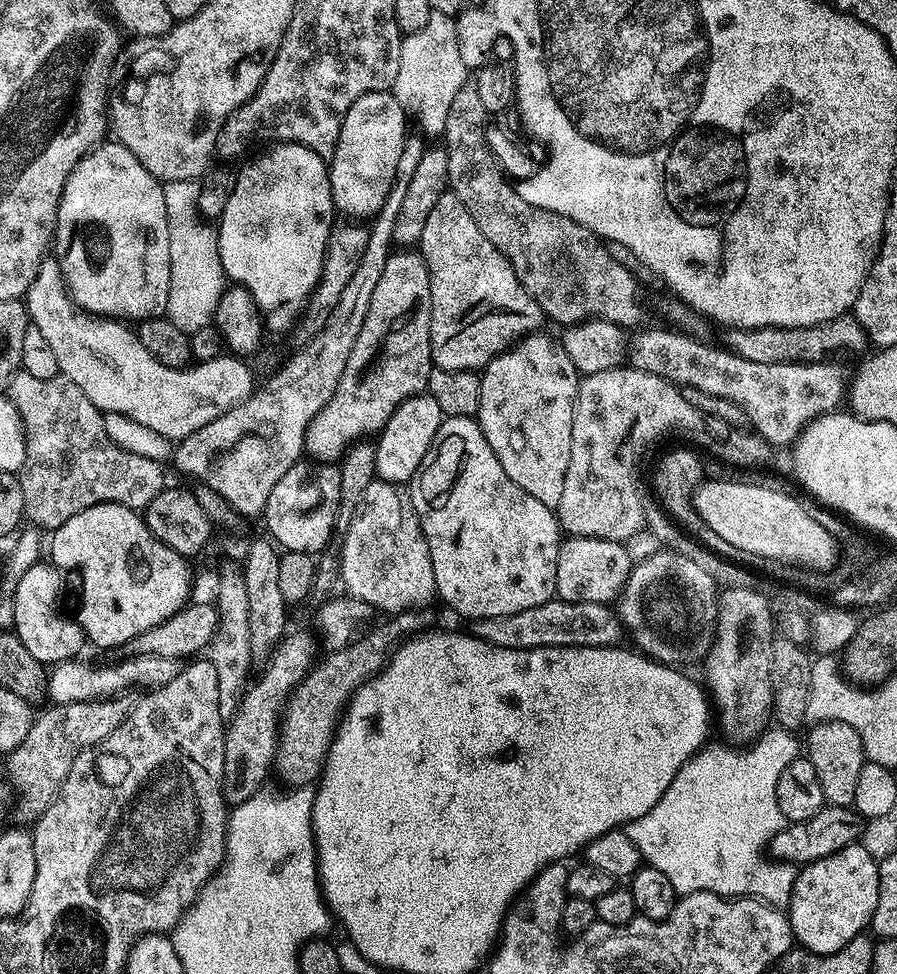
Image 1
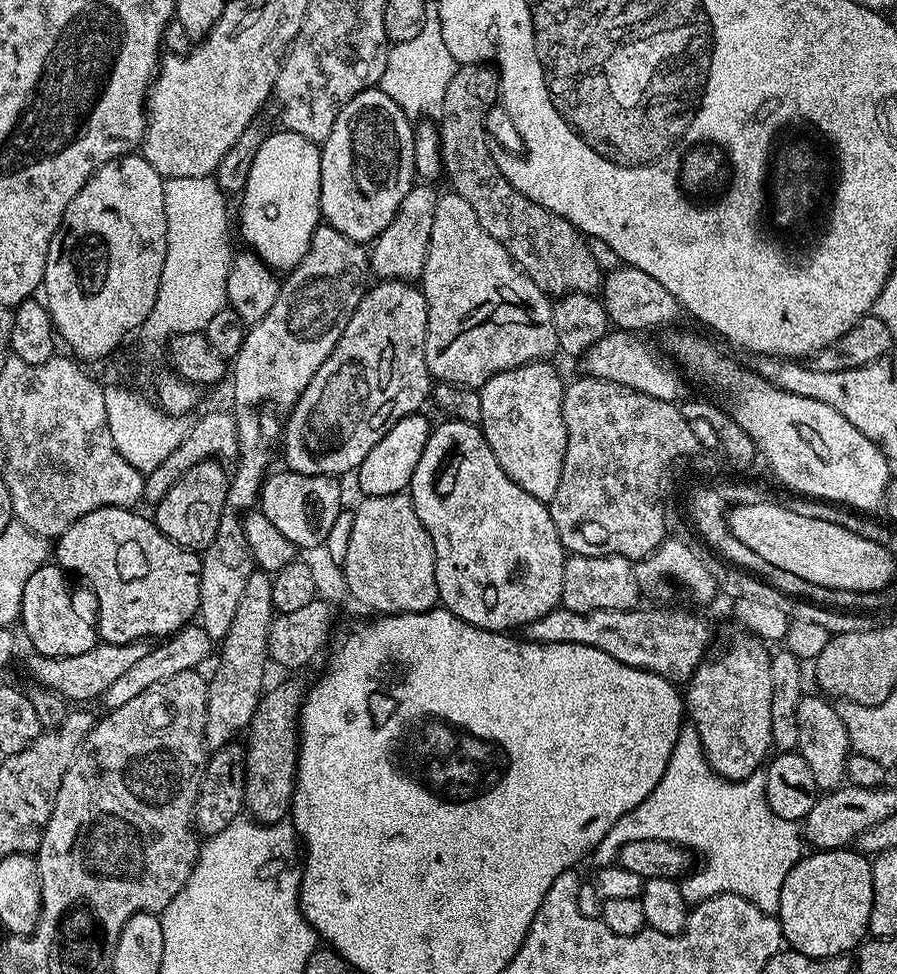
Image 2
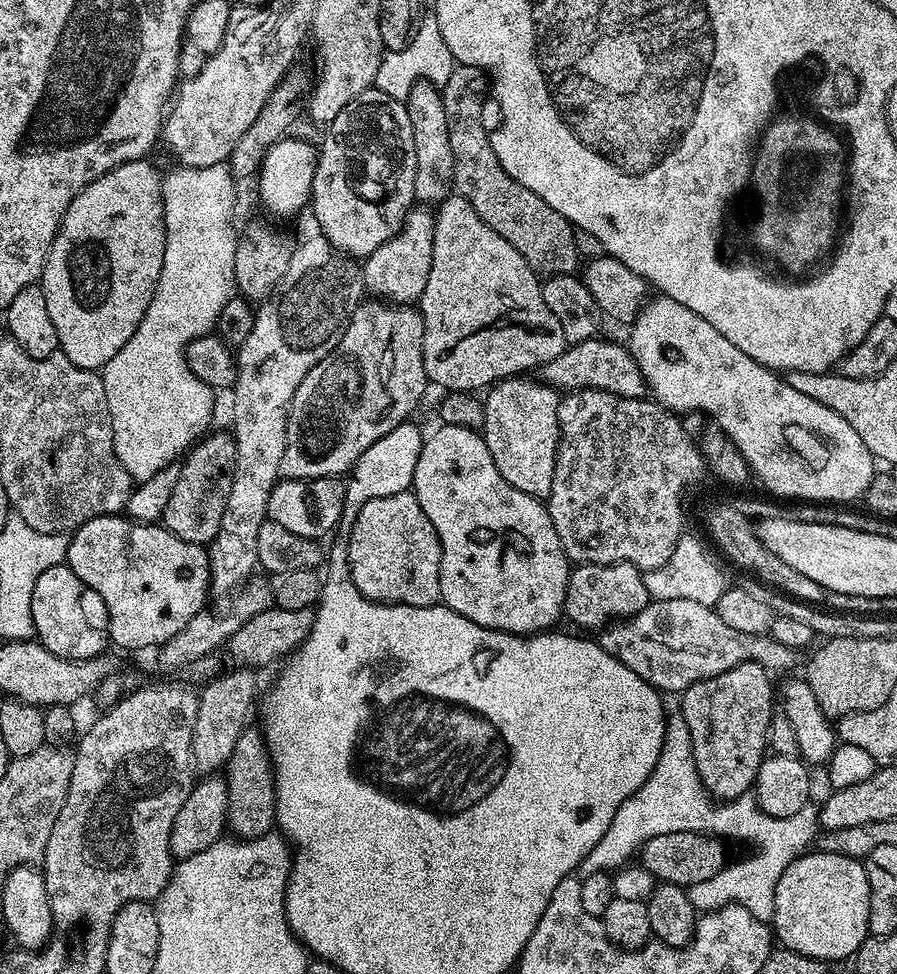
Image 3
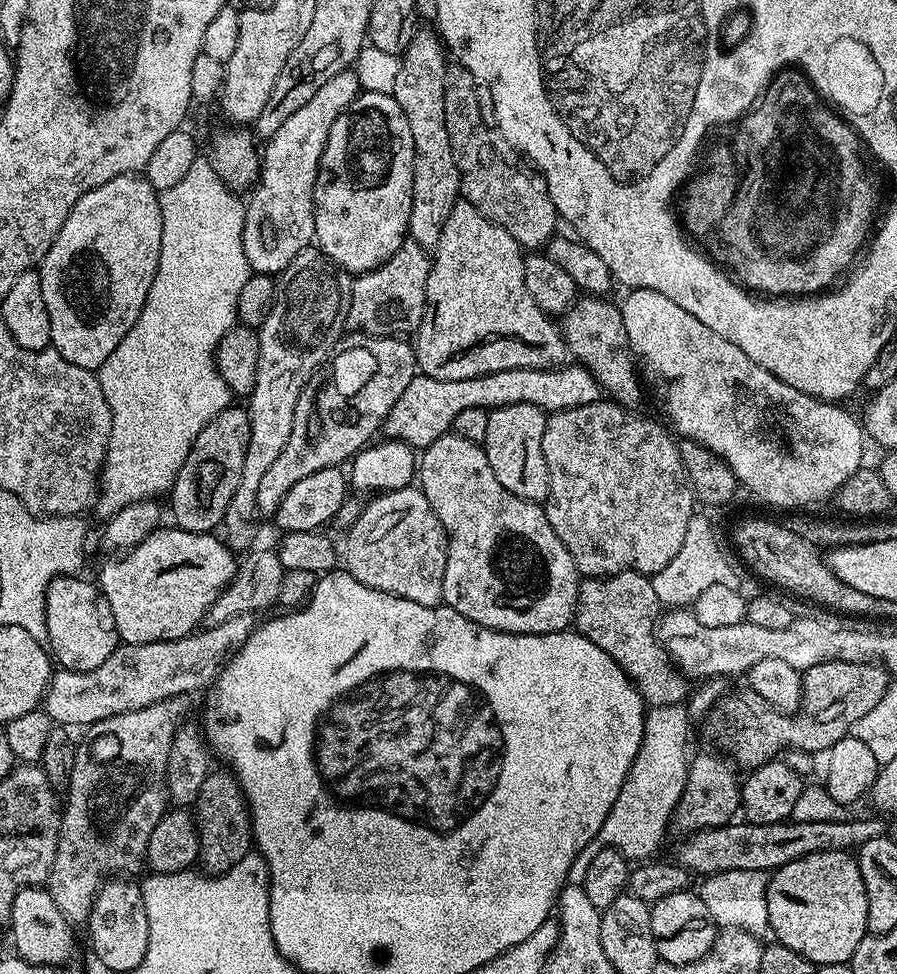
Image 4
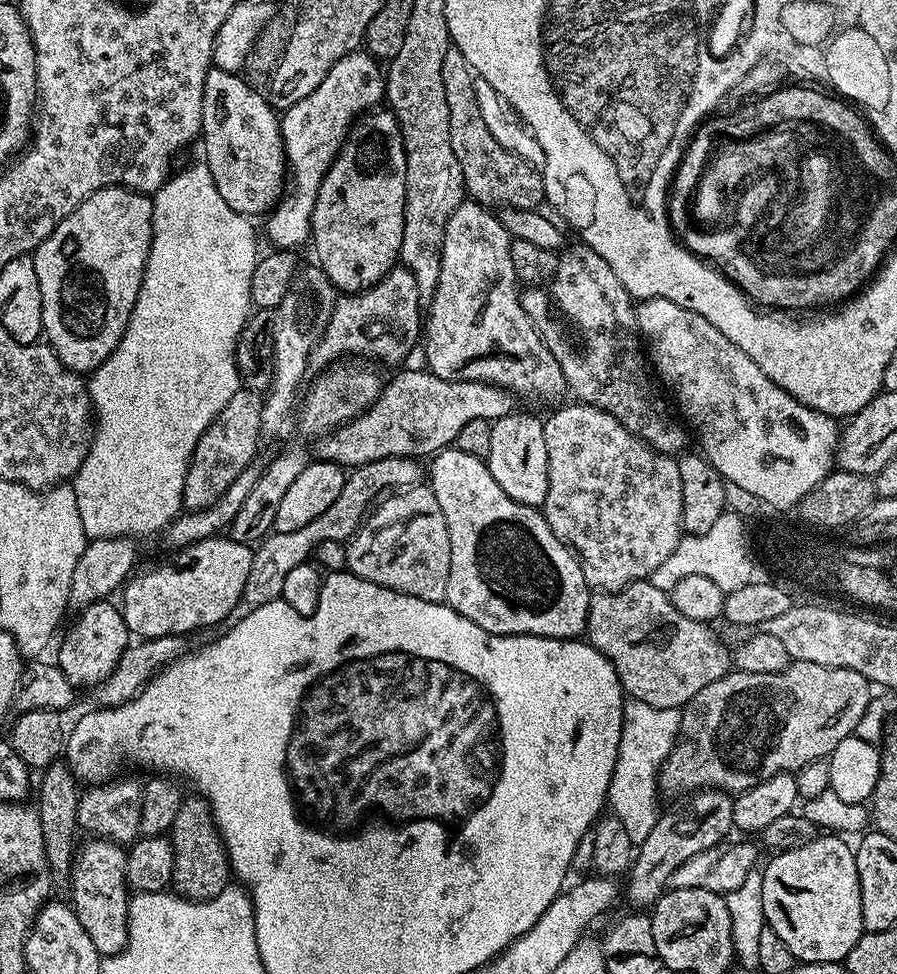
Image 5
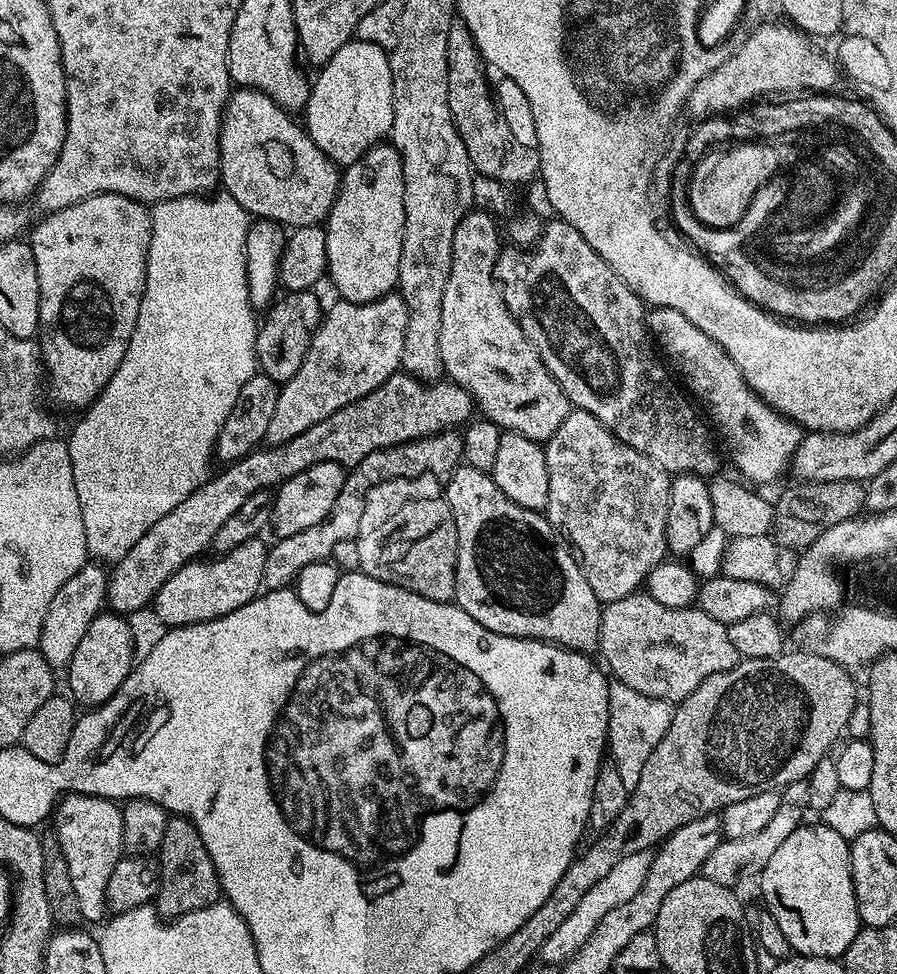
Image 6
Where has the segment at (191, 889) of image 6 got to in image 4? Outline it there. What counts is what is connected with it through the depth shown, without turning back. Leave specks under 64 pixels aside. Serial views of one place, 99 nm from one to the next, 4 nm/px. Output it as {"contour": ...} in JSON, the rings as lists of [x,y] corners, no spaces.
{"contour":[[[209,771],[206,782],[202,782],[202,790],[198,794],[194,805],[194,819],[199,832],[200,852],[199,863],[204,863],[203,871],[208,874],[228,872],[242,858],[246,858],[253,851],[252,814],[248,811],[248,799],[240,789],[231,771]]]}

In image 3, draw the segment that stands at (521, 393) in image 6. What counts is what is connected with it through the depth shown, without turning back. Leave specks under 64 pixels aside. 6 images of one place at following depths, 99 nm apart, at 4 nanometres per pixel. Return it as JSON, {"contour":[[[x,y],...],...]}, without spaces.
{"contour":[[[459,194],[447,196],[435,209],[432,225],[434,258],[430,262],[430,278],[422,290],[418,311],[424,320],[424,374],[438,387],[448,392],[481,390],[509,378],[539,370],[544,364],[554,362],[565,350],[562,325],[550,314],[542,302],[542,283],[538,273],[528,265],[526,258],[502,238],[494,234],[482,218]]]}

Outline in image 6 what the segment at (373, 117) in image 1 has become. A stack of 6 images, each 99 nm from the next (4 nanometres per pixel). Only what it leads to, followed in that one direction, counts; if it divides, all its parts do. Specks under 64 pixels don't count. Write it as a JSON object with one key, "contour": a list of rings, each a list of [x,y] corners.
{"contour":[[[381,142],[343,169],[339,191],[323,225],[328,259],[326,276],[329,281],[332,279],[339,299],[351,304],[369,304],[397,291],[405,226],[400,154],[391,143]]]}

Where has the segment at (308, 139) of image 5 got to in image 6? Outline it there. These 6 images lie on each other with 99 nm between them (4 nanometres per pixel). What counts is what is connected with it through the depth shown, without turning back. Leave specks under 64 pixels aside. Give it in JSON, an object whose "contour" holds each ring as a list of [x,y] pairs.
{"contour":[[[348,41],[319,69],[302,109],[302,127],[318,150],[337,166],[353,164],[391,133],[394,122],[394,82],[389,53],[370,42]]]}

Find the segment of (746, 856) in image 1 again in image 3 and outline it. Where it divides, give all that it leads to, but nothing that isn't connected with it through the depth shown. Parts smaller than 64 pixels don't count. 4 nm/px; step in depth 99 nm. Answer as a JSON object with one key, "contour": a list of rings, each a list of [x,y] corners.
{"contour":[[[679,714],[669,715],[664,726],[662,754],[658,754],[658,762],[650,778],[646,778],[640,789],[626,798],[622,806],[618,806],[618,814],[614,814],[614,822],[610,822],[606,834],[602,834],[598,846],[594,846],[594,850],[582,858],[579,875],[585,877],[599,872],[611,873],[625,867],[631,861],[628,859],[631,856],[633,859],[644,843],[650,838],[658,838],[658,834],[703,832],[729,841],[749,840],[756,844],[753,856],[737,864],[725,863],[724,869],[714,874],[714,878],[706,878],[706,882],[698,882],[693,888],[687,889],[688,897],[700,914],[725,908],[728,904],[737,904],[750,910],[754,918],[771,921],[776,880],[782,878],[786,866],[794,863],[797,856],[803,856],[809,851],[821,831],[819,807],[803,808],[798,810],[798,814],[790,814],[790,818],[774,818],[756,805],[756,797],[752,794],[713,805],[708,803],[712,802],[694,766],[686,718]]]}

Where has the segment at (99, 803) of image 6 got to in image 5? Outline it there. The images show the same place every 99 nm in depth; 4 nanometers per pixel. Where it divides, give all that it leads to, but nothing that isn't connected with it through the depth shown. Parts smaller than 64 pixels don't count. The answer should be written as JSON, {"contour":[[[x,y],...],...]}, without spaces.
{"contour":[[[96,838],[93,841],[93,844],[86,845],[81,852],[79,849],[75,857],[70,877],[70,906],[78,914],[78,922],[82,922],[86,934],[90,934],[94,950],[98,950],[101,957],[119,956],[128,941],[128,853],[111,839]]]}

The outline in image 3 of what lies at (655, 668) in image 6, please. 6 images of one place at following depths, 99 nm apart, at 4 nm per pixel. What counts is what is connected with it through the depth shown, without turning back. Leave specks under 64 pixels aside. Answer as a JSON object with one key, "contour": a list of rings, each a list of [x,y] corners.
{"contour":[[[576,564],[568,573],[563,615],[569,616],[580,628],[595,630],[624,621],[650,602],[644,575],[633,564]]]}

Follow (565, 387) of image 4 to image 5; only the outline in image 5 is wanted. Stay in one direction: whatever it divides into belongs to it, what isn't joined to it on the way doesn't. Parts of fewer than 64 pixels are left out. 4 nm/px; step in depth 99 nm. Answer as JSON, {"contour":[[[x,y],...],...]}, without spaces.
{"contour":[[[427,370],[421,372],[400,372],[392,381],[383,385],[380,396],[360,416],[355,416],[340,428],[315,441],[315,459],[328,460],[345,470],[360,468],[366,462],[378,462],[387,456],[411,456],[431,458],[443,448],[455,445],[458,430],[474,422],[474,418],[494,421],[510,414],[517,407],[517,397],[497,384],[483,384],[477,380],[447,380],[438,378]]]}

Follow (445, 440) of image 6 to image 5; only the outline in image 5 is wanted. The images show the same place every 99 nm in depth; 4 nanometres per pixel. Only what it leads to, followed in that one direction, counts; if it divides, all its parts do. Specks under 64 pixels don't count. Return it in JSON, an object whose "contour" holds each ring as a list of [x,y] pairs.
{"contour":[[[387,456],[378,462],[366,462],[360,468],[351,469],[345,475],[342,494],[338,494],[337,500],[325,512],[318,514],[318,518],[314,518],[314,522],[302,526],[302,530],[273,531],[265,536],[259,544],[255,545],[252,554],[250,578],[246,578],[243,603],[257,608],[271,600],[280,599],[282,582],[286,582],[286,574],[290,574],[290,570],[294,570],[294,566],[309,563],[310,557],[315,553],[318,545],[322,542],[351,540],[377,498],[383,497],[389,490],[403,490],[419,485],[423,481],[420,479],[423,476],[425,479],[426,476],[425,469],[423,472],[420,464],[419,459],[411,456]]]}

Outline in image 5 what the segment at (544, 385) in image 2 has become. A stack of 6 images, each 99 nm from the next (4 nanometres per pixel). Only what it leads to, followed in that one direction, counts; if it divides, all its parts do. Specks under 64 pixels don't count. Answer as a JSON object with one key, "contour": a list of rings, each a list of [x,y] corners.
{"contour":[[[514,410],[502,418],[492,421],[490,450],[486,463],[494,482],[514,498],[531,508],[543,505],[548,489],[548,459],[546,458],[546,434],[544,420],[528,412]]]}

